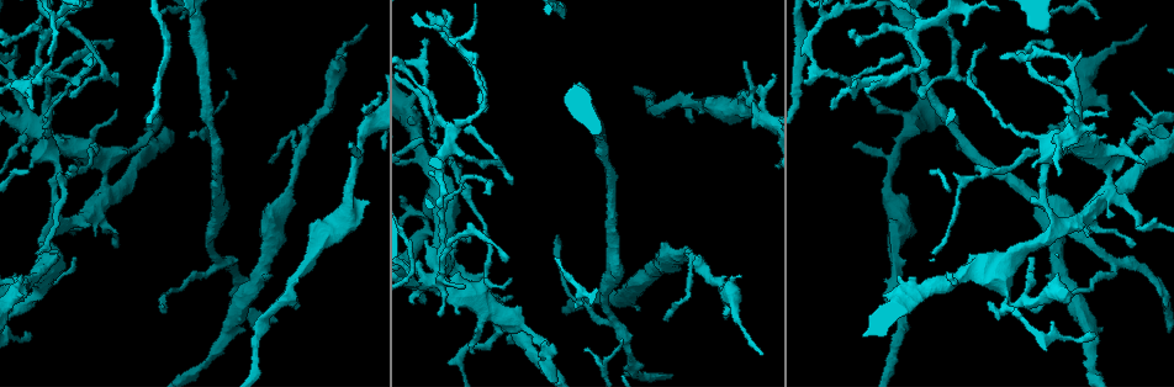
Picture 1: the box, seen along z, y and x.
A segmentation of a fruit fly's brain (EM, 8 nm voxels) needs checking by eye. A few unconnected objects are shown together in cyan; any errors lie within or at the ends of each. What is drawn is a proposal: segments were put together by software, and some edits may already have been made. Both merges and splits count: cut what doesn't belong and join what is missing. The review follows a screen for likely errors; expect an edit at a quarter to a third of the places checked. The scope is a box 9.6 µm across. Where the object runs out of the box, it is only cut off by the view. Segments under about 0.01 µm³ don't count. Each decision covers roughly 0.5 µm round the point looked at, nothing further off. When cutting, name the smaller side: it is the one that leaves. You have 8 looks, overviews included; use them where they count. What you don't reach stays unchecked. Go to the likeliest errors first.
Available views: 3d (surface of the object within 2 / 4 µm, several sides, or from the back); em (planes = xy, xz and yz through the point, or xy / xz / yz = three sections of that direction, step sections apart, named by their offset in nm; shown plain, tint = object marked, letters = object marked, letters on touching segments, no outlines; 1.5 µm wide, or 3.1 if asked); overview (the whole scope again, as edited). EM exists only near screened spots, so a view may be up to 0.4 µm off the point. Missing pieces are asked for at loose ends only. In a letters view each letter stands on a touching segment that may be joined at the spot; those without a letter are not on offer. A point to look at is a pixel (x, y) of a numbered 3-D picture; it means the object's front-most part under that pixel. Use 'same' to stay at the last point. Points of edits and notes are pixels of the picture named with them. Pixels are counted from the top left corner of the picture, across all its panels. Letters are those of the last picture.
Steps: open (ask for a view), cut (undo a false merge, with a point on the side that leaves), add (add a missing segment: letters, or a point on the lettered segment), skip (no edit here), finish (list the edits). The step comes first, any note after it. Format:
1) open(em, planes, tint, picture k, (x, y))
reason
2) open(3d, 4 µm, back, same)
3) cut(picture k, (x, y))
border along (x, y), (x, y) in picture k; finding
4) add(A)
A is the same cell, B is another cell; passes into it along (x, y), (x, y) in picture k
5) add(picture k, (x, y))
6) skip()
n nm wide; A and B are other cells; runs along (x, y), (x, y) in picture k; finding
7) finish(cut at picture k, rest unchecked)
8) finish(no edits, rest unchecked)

open(3d, 4 µm, picture 1, (465, 131))
tapers out

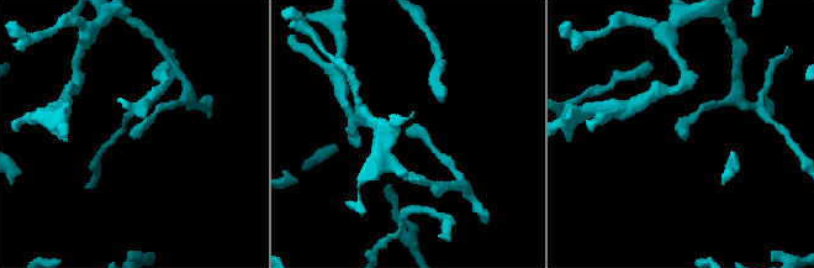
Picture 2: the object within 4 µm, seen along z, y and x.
open(em, planes, letters, picture 2, (409, 127))
need the tissue

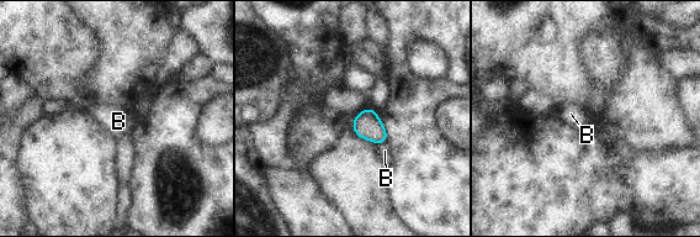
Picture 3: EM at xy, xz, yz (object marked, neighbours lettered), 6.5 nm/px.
skip()
180 nm wide; B is another cell; border along (386, 141), (376, 145) in picture 3; no lettered segment goes on from it

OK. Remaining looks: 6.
open(em, planes, tint, picture 1, (513, 182))
free end

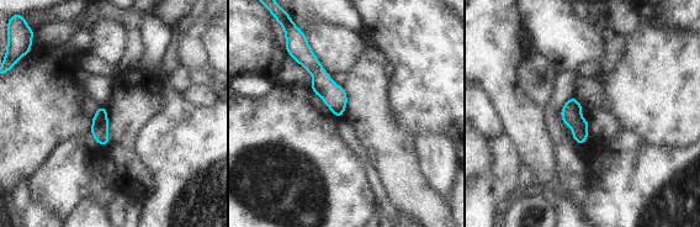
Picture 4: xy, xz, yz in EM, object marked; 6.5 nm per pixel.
open(em, planes, letters, same)
see the neighbours

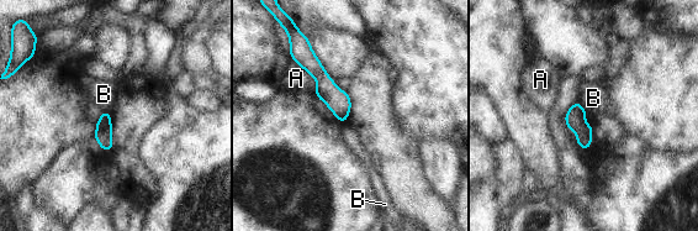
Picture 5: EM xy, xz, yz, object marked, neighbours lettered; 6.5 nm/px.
skip()
A and B are other cells; runs along (311, 54), (344, 119) in picture 5; none of them fits

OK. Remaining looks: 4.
open(em, planes, tint, picture 1, (110, 45))
an open end

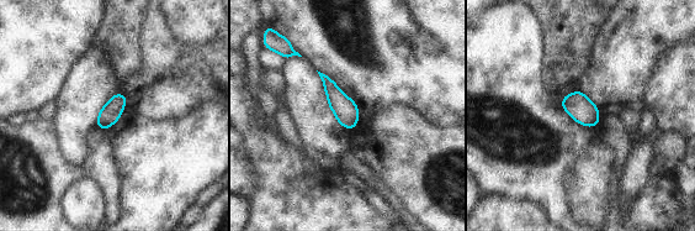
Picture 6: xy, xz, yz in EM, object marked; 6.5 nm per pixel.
open(em, planes, letters, same)

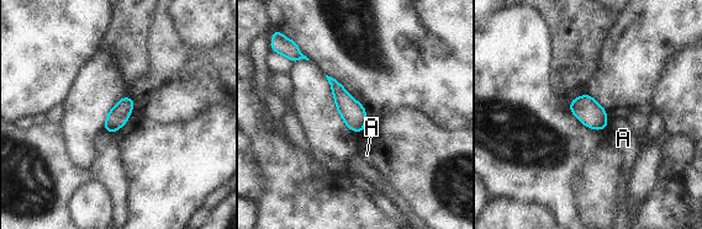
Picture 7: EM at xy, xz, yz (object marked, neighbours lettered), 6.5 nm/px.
skip()
A is another cell; border along (608, 123), (606, 127) in picture 7; no lettered segment goes on from it

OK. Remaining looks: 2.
finish(no edits, rest unchecked)

